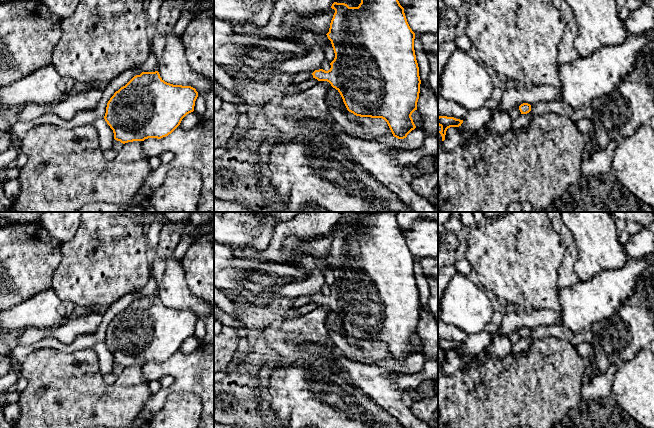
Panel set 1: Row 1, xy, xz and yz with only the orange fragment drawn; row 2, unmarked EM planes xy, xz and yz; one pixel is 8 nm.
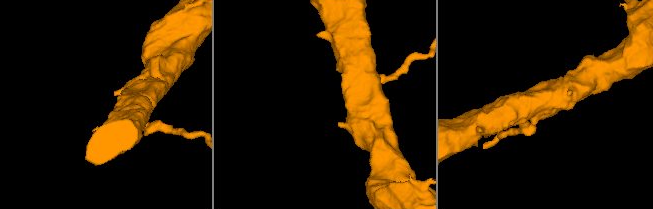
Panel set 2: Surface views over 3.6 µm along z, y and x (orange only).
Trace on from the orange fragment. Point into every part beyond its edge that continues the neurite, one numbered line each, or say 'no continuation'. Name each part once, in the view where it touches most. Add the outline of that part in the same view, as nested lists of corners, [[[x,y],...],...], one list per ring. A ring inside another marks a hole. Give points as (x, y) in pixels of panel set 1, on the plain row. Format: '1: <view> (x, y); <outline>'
1: xz (297, 302); [[[312,296],[310,297],[296,297],[296,298],[293,298],[292,300],[292,306],[293,308],[299,308],[305,304],[308,304],[309,302],[312,302],[313,299],[312,299]]]

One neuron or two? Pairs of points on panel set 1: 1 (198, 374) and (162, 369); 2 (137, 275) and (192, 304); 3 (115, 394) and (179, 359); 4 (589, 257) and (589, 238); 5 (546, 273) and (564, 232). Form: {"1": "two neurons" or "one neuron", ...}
{"1": "one neuron", "2": "two neurons", "3": "two neurons", "4": "one neuron", "5": "two neurons"}

